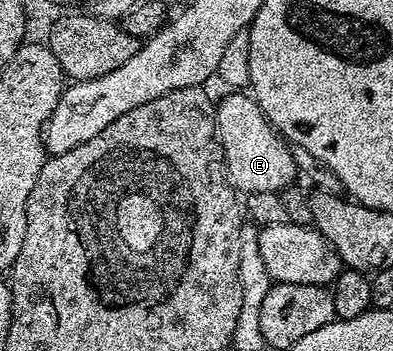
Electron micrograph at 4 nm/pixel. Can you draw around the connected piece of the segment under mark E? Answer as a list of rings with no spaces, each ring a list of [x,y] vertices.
[[[234,90],[216,104],[214,117],[218,127],[218,141],[226,159],[226,177],[239,193],[276,192],[291,187],[299,170],[290,153],[291,145],[273,128],[253,95]]]

